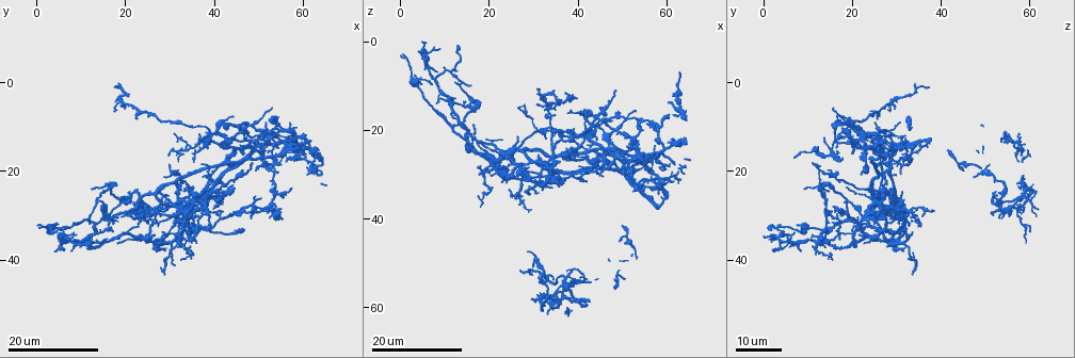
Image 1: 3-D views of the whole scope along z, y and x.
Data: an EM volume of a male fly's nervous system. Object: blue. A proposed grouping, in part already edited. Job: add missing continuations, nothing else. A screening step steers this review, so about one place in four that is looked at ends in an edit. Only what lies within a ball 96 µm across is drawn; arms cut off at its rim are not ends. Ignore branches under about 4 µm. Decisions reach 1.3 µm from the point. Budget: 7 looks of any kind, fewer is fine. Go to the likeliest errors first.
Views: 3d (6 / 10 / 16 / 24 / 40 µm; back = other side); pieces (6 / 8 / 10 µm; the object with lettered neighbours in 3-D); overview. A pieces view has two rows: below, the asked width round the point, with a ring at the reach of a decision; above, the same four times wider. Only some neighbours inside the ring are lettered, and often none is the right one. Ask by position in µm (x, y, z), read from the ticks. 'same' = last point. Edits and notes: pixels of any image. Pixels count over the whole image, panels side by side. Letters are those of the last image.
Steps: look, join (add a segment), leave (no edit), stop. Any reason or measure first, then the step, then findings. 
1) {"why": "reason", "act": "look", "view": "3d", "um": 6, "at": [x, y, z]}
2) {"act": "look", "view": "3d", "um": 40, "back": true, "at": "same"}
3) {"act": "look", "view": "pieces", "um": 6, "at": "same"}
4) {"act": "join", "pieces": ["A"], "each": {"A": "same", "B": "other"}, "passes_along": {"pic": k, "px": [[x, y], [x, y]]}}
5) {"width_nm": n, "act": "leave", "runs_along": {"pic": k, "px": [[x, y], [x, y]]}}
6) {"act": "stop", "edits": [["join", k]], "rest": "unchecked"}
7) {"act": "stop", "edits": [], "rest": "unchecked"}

{"why": "free end", "act": "look", "view": "3d", "um": 16, "at": [17.5, 33.5, 15.0]}

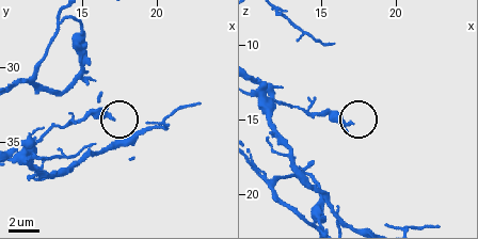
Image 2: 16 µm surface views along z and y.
{"act": "look", "view": "pieces", "um": 6, "at": [17.0, 33.6, 15.2]}

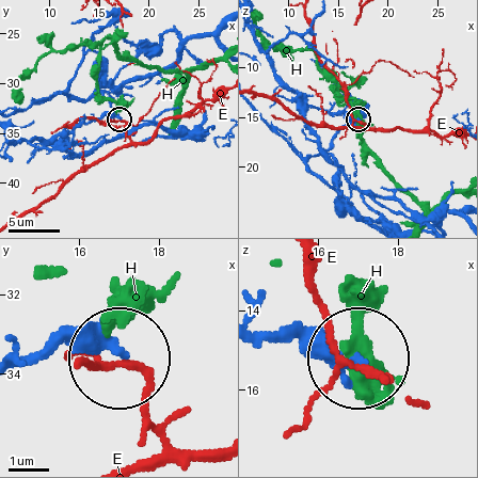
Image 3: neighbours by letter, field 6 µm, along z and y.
{"act": "leave", "each": {"E": "other", "H": "other"}, "runs_along": {"pic": 3, "px": [[257, 334], [355, 354]]}, "found": "no lettered segment goes on from it"}

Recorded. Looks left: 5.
{"why": "end of a long branch", "act": "look", "view": "3d", "um": 24, "at": [35.5, 16.0, 20.0]}

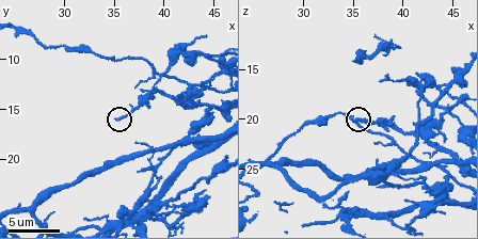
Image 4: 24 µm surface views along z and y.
{"act": "look", "view": "pieces", "um": 6, "at": [35.4, 15.8, 20.0]}

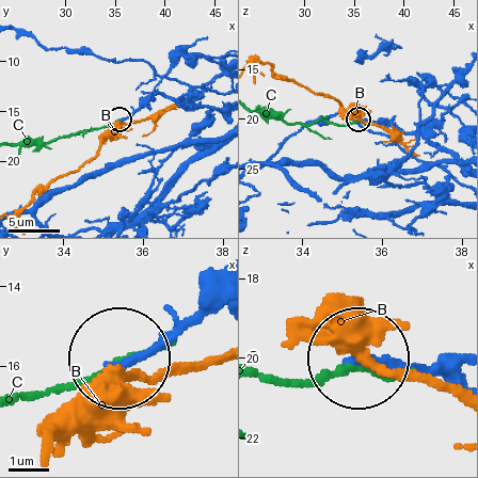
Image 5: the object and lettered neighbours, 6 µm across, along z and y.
{"act": "leave", "each": {"B": "other", "C": "other"}, "runs_along": {"pic": 5, "px": [[213, 300], [125, 357]]}, "found": "no lettered segment goes on from it"}

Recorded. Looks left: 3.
{"why": "an open end", "act": "look", "view": "3d", "um": 16, "at": [28.5, 43.5, 33.0]}

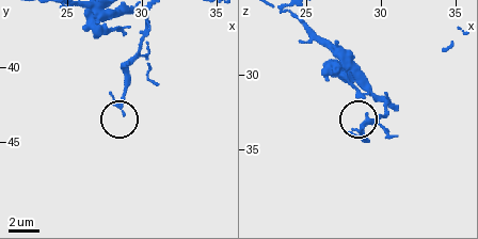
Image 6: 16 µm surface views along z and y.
{"act": "look", "view": "pieces", "um": 10, "at": [28.8, 43.0, 33.6]}

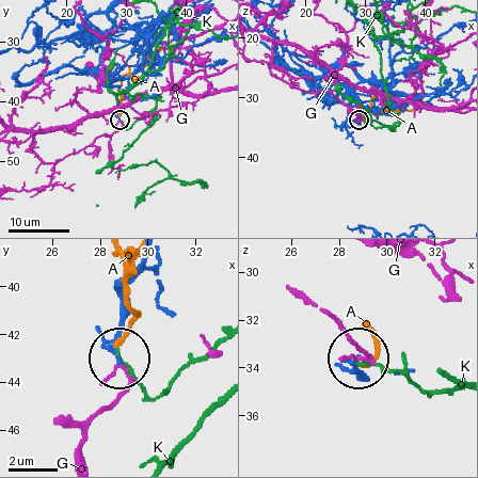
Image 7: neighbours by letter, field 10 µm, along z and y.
{"act": "leave", "each": {"A": "other", "G": "other", "K": "other"}, "runs_along": {"pic": 7, "px": [[143, 260], [120, 291], [120, 356]]}, "found": "none of them fits"}

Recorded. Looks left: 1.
{"act": "stop", "edits": [], "rest": "unchecked"}

